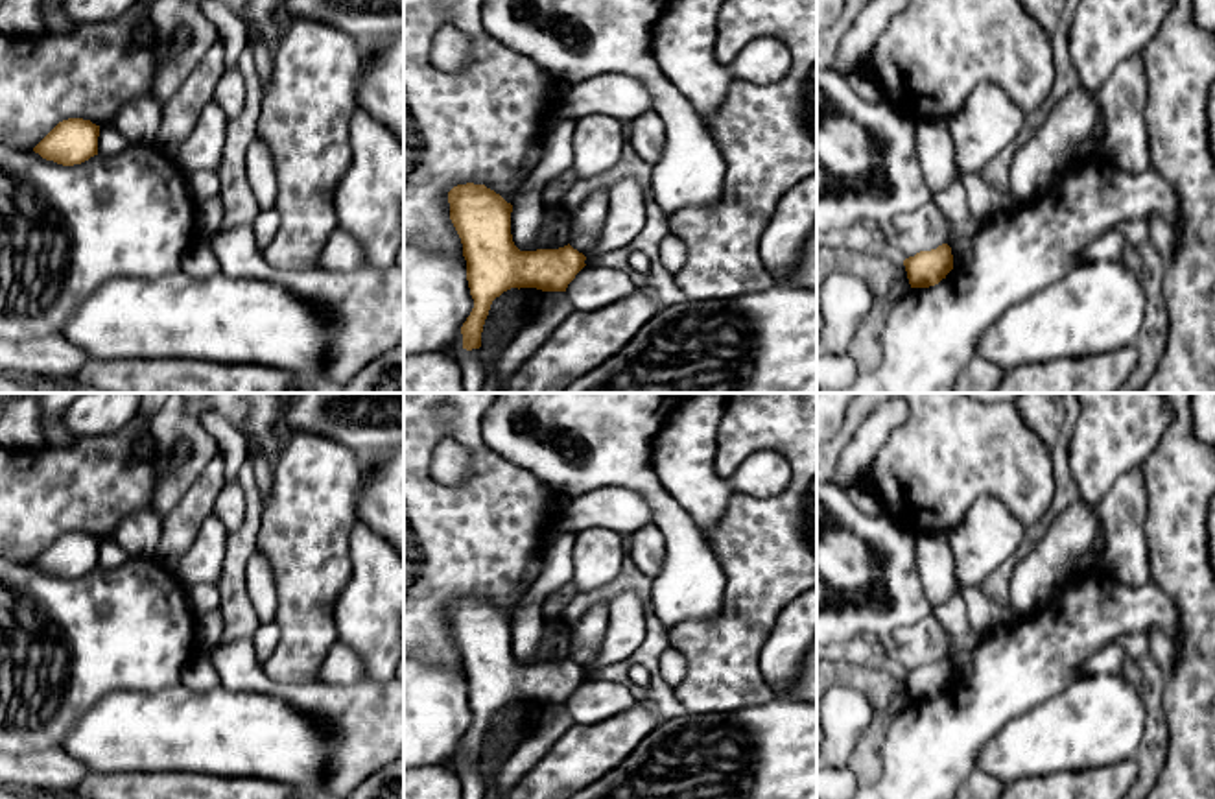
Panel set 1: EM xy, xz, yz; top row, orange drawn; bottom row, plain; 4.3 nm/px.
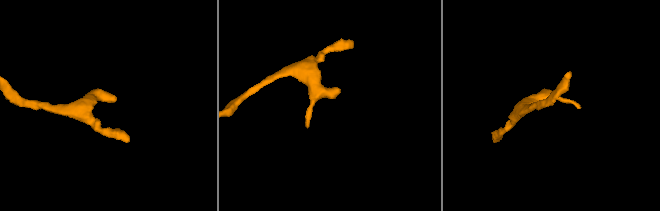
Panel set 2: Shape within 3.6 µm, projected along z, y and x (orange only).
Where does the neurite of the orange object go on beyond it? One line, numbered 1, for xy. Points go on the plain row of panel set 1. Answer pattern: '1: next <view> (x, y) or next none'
1: next none

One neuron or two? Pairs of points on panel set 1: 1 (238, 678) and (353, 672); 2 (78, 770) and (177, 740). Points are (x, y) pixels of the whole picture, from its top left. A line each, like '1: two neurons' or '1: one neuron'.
1: two neurons
2: two neurons

